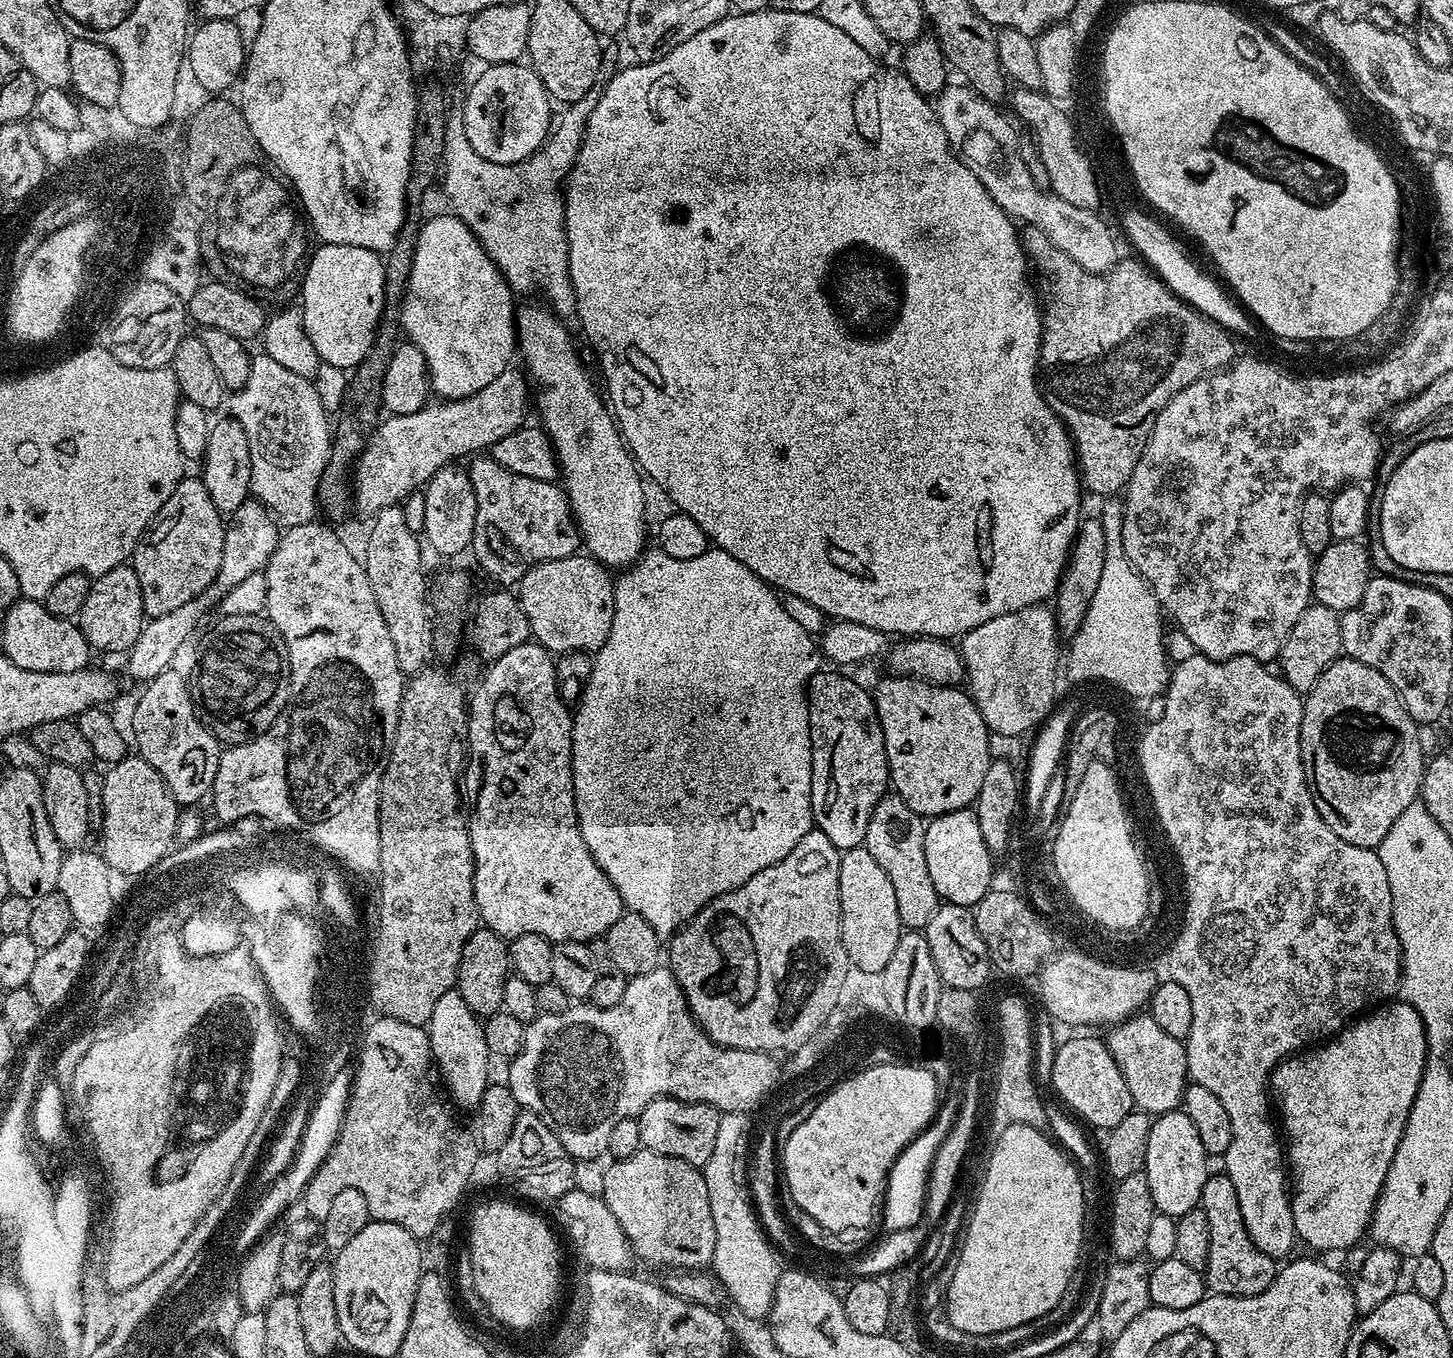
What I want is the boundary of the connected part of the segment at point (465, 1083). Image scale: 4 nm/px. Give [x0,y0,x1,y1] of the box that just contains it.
[426,990,490,1109]

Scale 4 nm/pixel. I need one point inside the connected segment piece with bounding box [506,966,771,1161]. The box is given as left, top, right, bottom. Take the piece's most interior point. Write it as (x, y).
(583, 1071)

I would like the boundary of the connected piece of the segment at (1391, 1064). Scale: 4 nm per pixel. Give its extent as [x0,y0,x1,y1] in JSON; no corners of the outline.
[1270,1002,1428,1252]

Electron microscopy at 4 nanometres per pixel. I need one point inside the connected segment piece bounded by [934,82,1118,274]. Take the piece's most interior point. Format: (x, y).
(986, 142)

